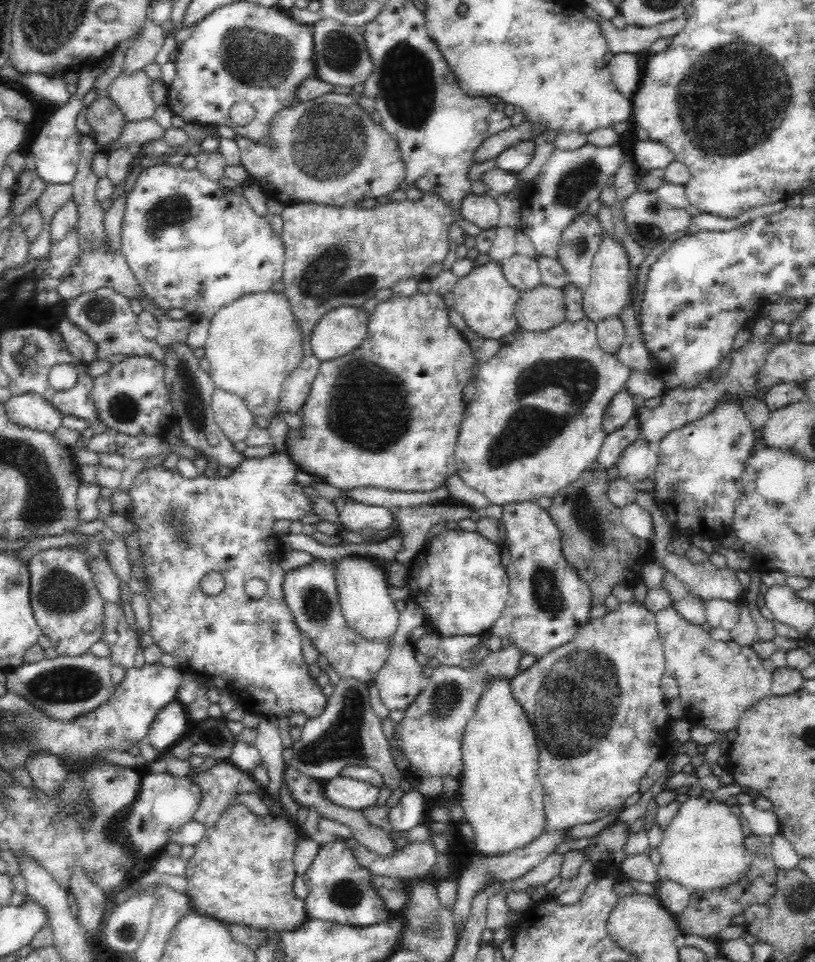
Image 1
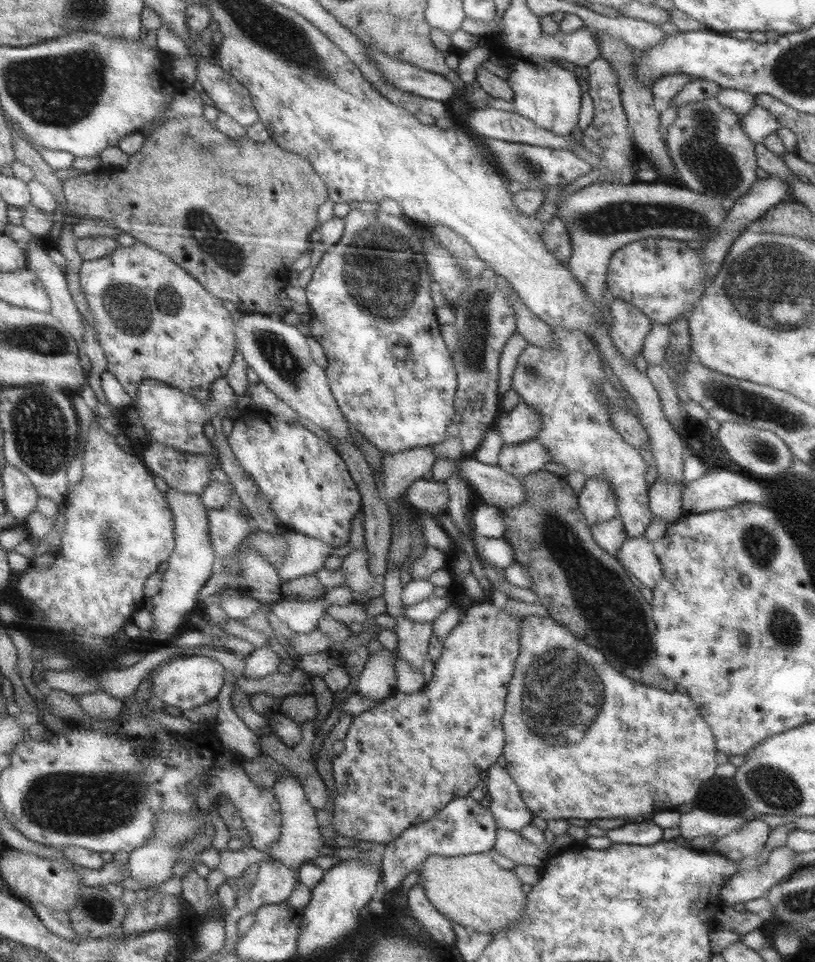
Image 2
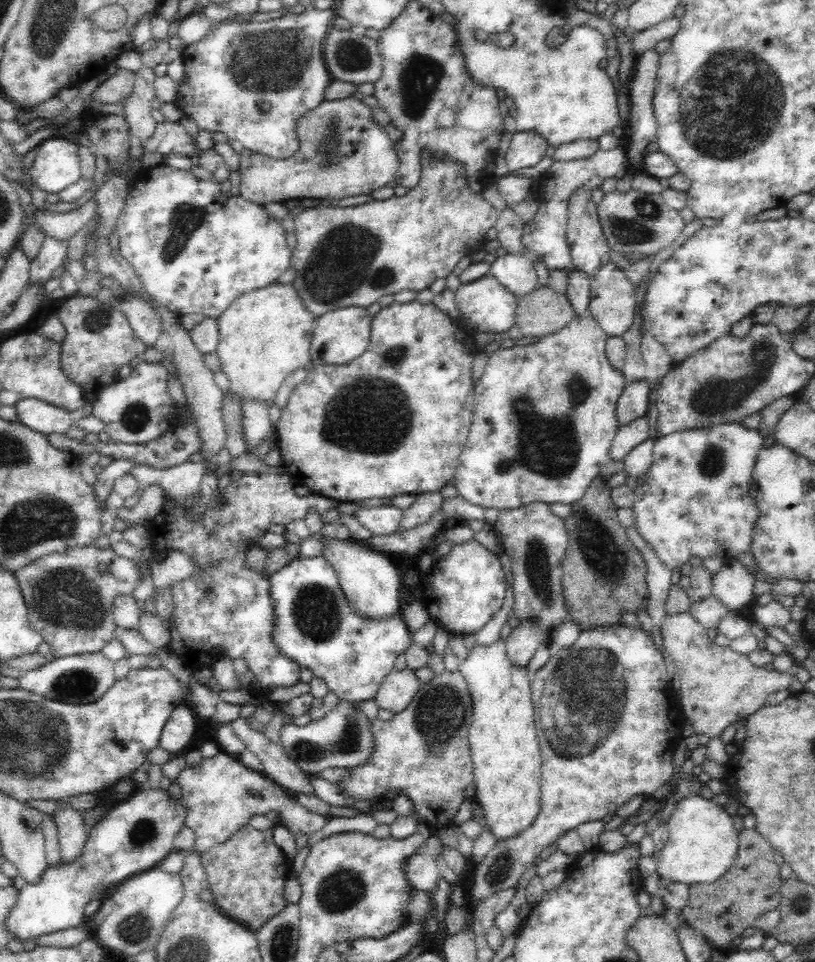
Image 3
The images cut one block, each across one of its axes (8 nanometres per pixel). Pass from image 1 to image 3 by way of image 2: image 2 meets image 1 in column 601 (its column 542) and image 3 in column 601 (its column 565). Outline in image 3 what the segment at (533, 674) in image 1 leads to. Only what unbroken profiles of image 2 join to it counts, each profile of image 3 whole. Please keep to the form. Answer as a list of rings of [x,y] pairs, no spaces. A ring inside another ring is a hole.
[[[624,623],[613,624],[611,627],[594,627],[579,632],[576,641],[560,649],[556,654],[551,654],[548,662],[539,668],[535,674],[534,680],[531,680],[530,689],[531,701],[535,712],[535,725],[538,730],[539,747],[541,750],[541,805],[538,816],[528,828],[525,828],[518,836],[498,840],[496,846],[491,848],[481,863],[473,863],[474,878],[472,878],[472,888],[470,888],[469,909],[478,907],[485,899],[492,897],[495,893],[517,887],[520,878],[528,866],[536,859],[539,852],[544,848],[556,842],[560,836],[564,836],[568,830],[575,829],[583,822],[591,820],[600,820],[606,817],[606,814],[615,812],[615,810],[624,804],[624,801],[631,799],[636,795],[649,796],[657,788],[663,787],[664,783],[673,776],[672,760],[674,750],[678,742],[682,739],[681,725],[678,724],[678,714],[681,709],[678,707],[678,698],[672,693],[672,685],[666,673],[664,665],[664,656],[656,647],[648,631],[639,628],[628,627]]]

